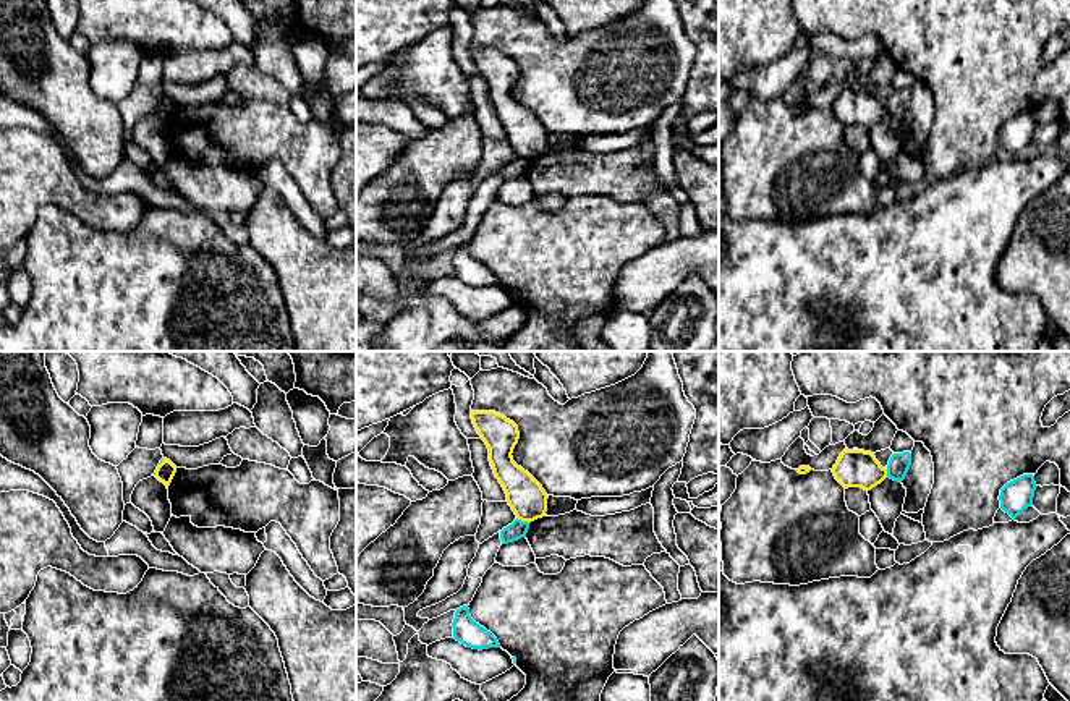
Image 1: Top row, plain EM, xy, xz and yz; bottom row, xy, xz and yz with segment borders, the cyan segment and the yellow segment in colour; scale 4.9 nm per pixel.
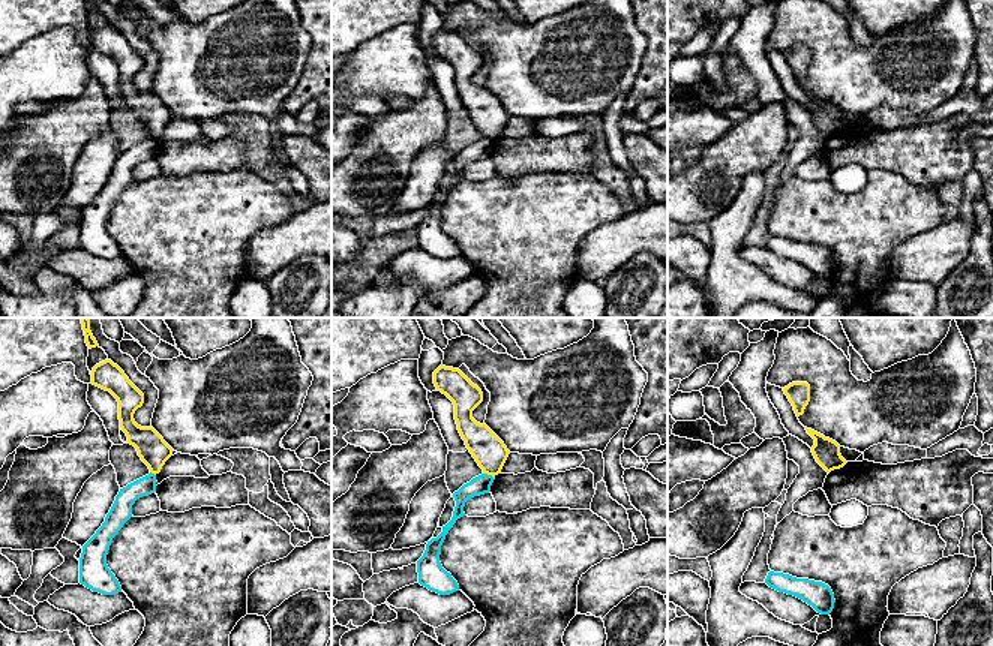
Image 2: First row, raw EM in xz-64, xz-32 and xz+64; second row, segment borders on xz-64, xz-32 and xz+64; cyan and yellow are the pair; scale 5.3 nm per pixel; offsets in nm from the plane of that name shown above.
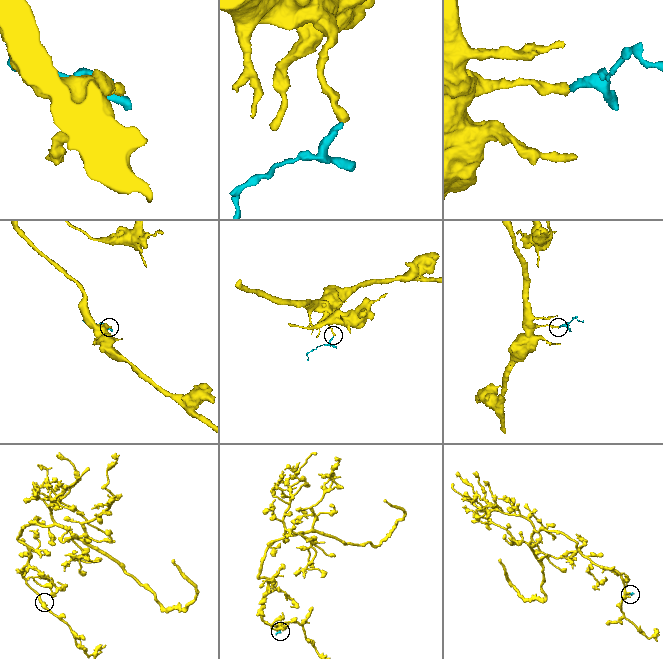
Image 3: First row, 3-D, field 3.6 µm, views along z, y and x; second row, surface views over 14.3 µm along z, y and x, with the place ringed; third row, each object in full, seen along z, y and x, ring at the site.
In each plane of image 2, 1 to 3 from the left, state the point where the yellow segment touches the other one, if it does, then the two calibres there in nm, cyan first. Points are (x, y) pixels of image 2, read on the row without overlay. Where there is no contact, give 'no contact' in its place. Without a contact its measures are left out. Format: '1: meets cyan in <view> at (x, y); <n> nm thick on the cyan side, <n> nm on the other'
1: meets cyan in xz-64 at (153, 138); 110 nm thick on the cyan side, 160 nm on the other
2: meets cyan in xz-32 at (486, 138); 100 nm thick on the cyan side, 180 nm on the other
3: no contact

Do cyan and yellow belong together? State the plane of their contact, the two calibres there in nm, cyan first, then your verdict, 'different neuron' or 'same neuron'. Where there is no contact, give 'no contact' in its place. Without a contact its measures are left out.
contact in xz; calibres 90 and 190 nm; different neuron

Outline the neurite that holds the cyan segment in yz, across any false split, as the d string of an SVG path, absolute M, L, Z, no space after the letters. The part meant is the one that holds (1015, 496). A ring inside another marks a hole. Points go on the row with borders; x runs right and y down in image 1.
M1023 474L1007 482L1000 489L1000 508L1015 520L1023 510L1033 505L1036 487L1033 474Z

